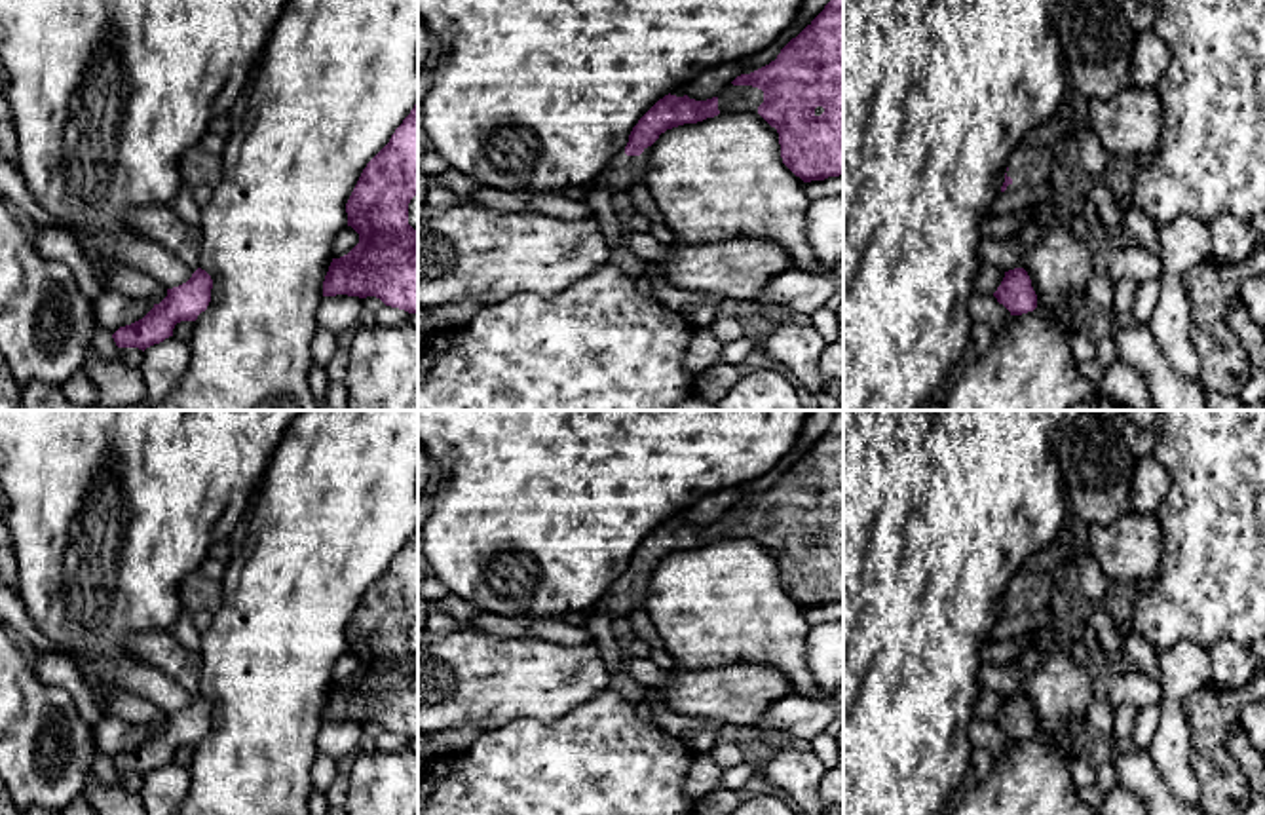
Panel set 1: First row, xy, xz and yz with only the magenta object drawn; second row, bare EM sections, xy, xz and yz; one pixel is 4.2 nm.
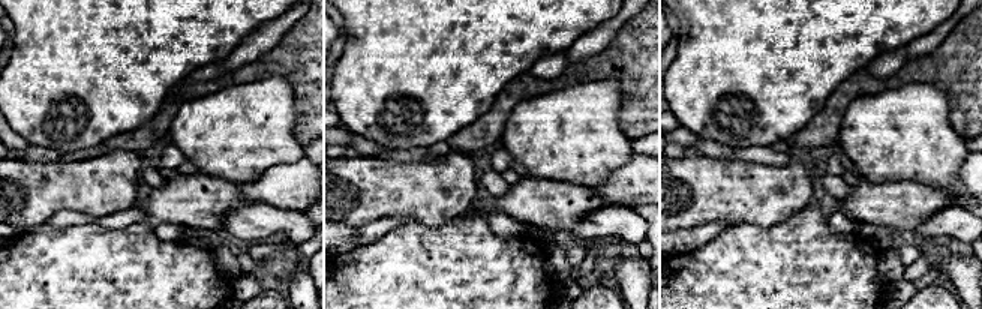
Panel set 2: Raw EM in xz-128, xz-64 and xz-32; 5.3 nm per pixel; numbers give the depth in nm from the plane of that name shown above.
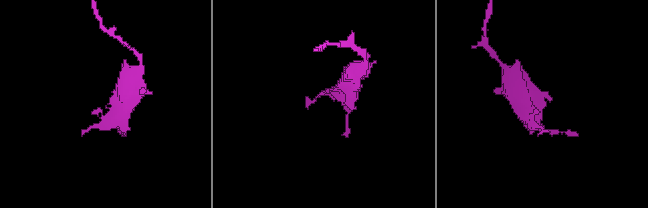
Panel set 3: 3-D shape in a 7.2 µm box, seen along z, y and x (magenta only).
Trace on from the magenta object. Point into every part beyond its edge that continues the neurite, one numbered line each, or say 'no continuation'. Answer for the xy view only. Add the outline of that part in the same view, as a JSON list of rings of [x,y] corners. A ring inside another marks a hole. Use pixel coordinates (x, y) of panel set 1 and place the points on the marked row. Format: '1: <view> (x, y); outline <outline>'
no continuation

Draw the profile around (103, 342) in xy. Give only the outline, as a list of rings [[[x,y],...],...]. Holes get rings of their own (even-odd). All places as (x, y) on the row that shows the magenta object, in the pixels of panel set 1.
[[[95,319],[95,336],[93,336],[93,348],[106,359],[114,361],[120,359],[120,350],[108,331],[104,331],[99,321]]]

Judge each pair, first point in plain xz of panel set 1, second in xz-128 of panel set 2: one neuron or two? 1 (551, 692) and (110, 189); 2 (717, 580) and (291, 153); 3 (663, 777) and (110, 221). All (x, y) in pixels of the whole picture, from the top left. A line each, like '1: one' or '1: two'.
1: one
2: one
3: two

